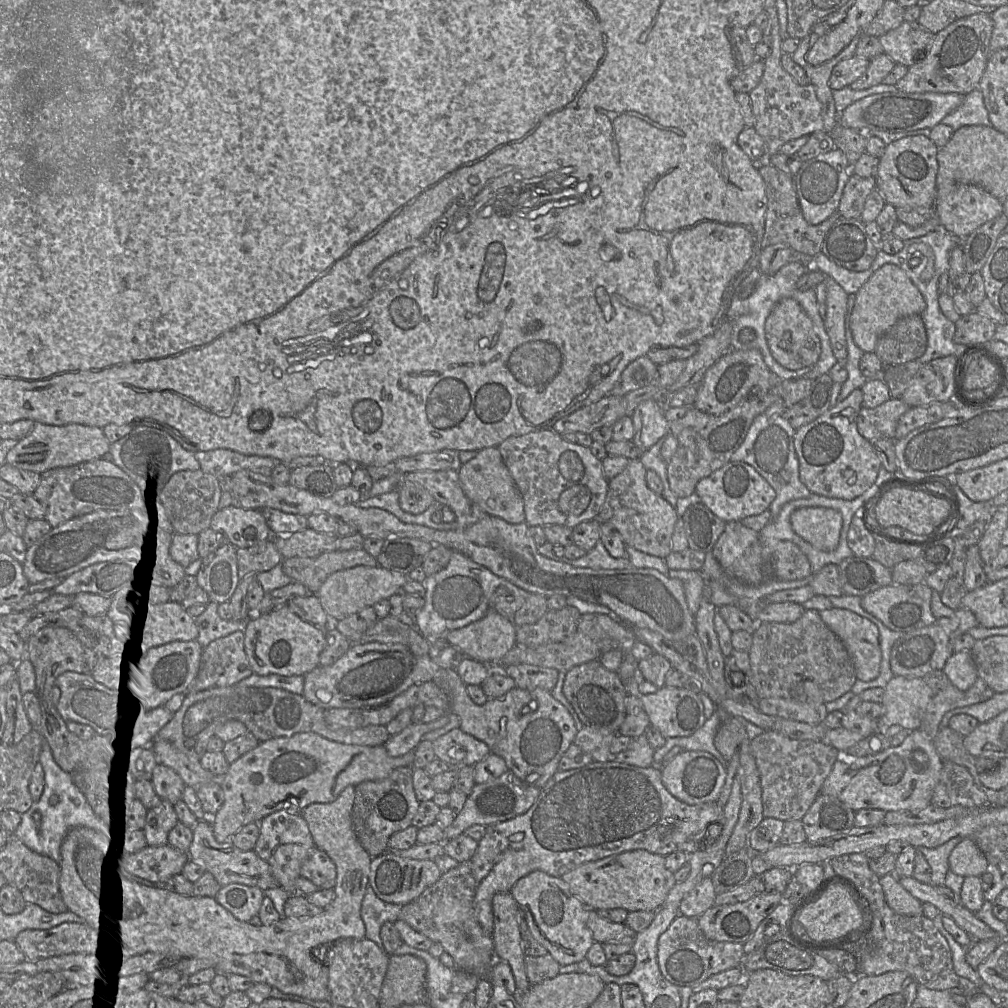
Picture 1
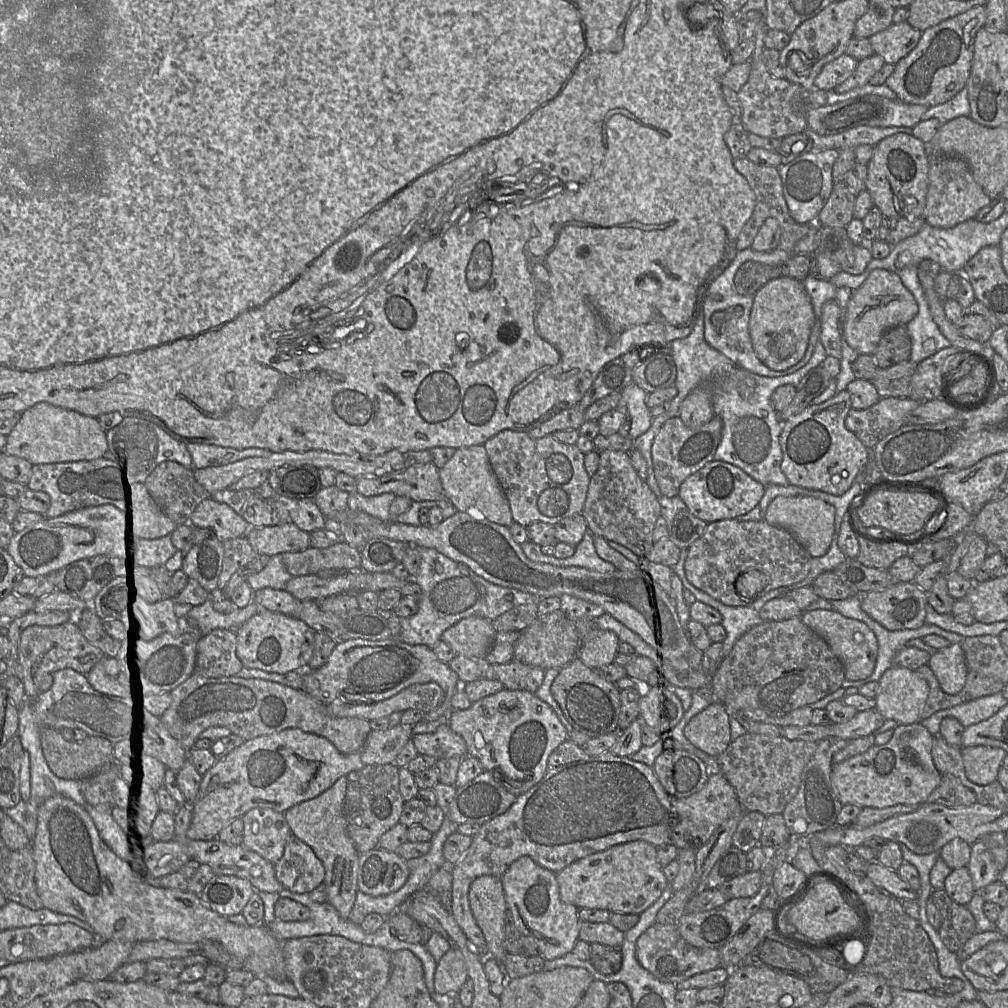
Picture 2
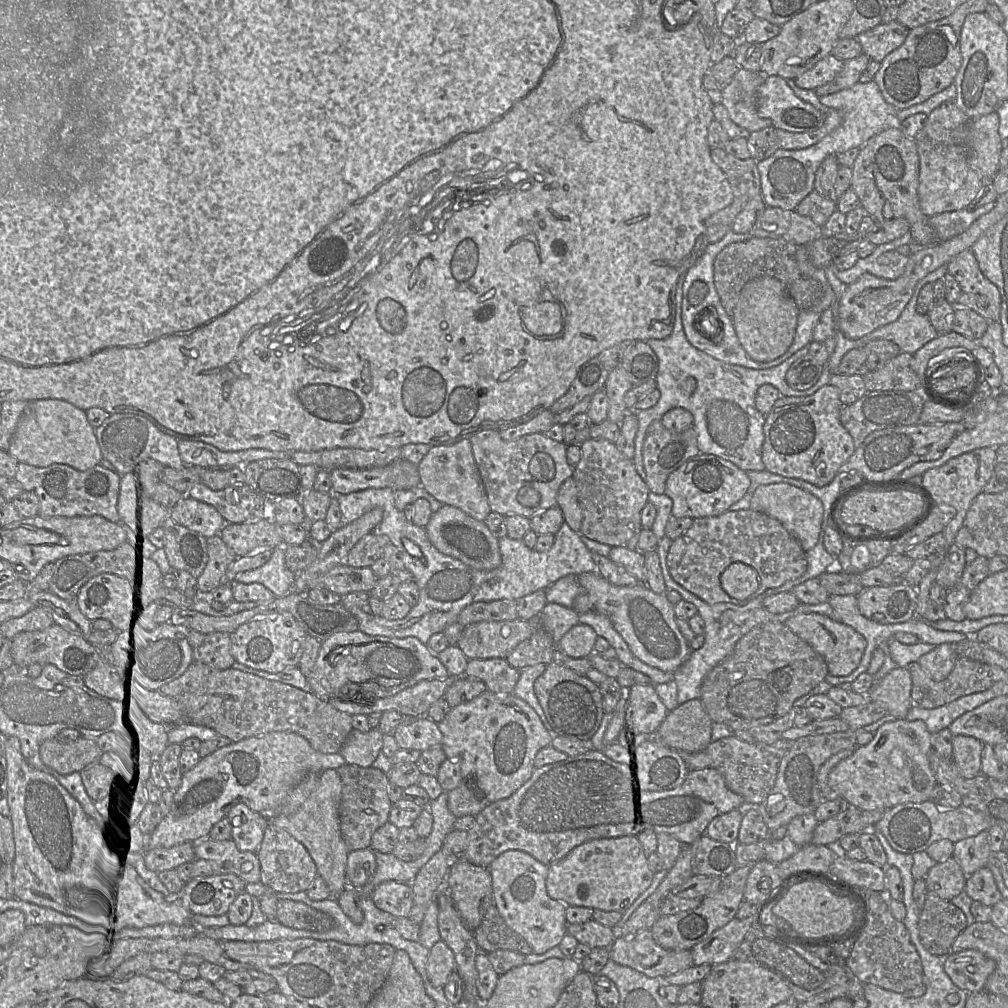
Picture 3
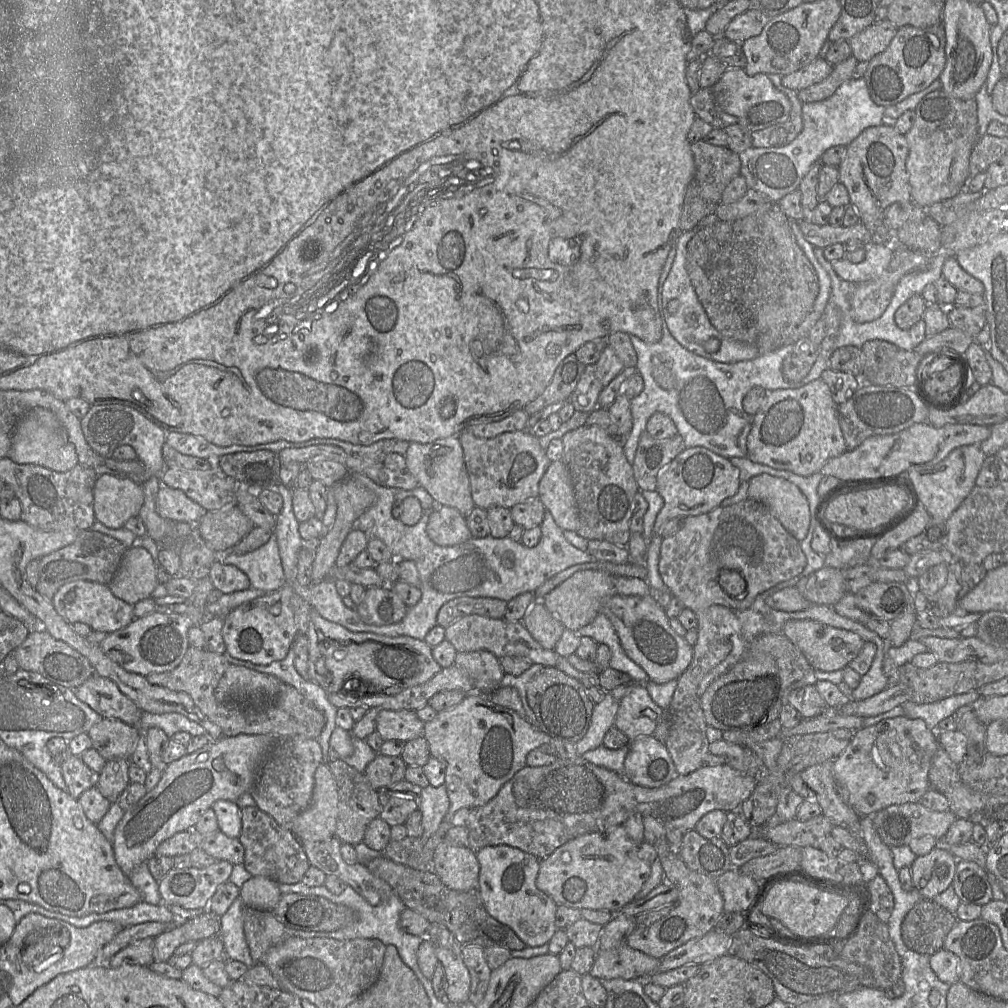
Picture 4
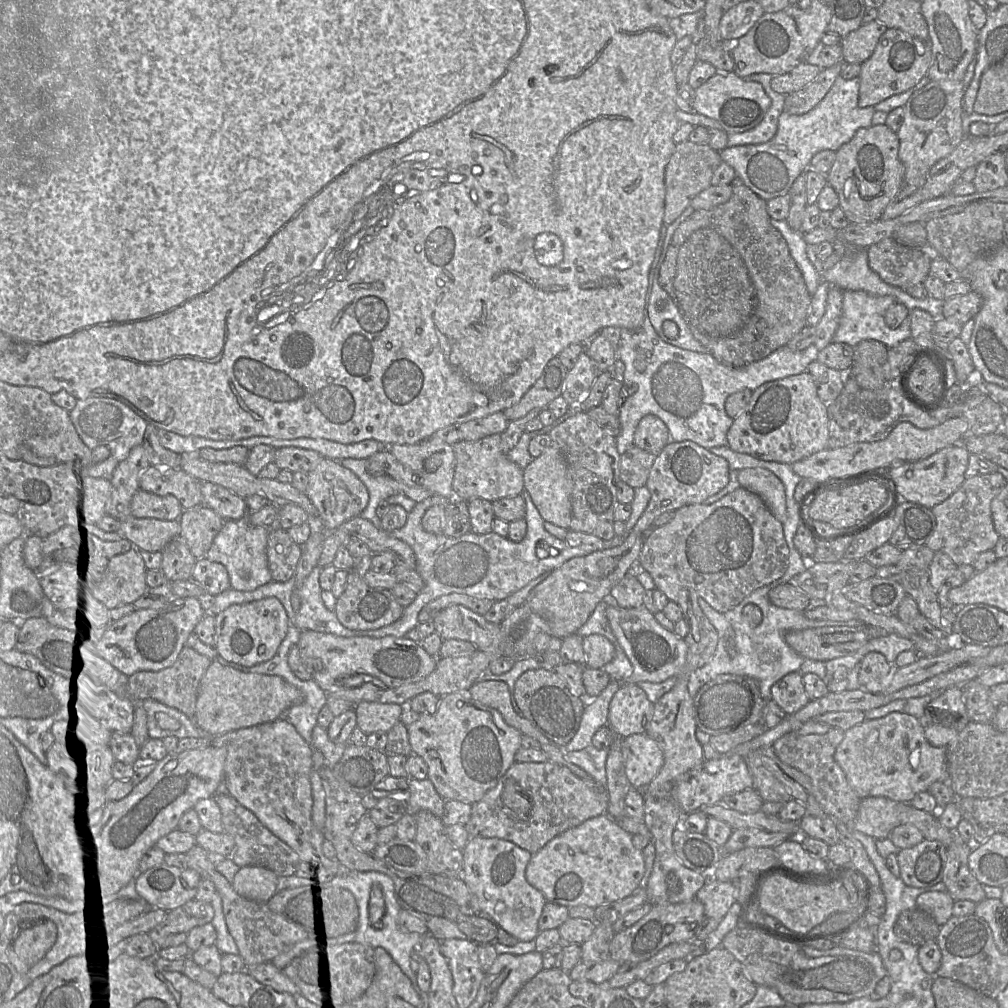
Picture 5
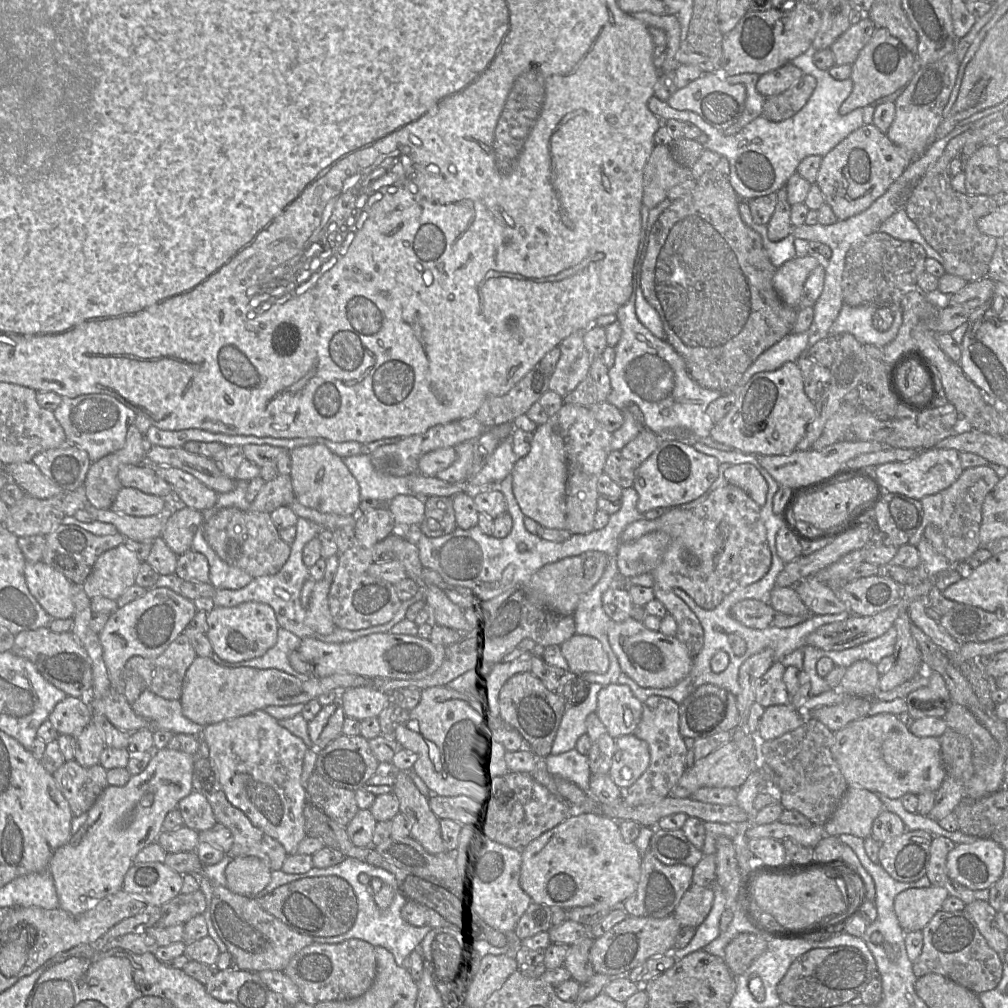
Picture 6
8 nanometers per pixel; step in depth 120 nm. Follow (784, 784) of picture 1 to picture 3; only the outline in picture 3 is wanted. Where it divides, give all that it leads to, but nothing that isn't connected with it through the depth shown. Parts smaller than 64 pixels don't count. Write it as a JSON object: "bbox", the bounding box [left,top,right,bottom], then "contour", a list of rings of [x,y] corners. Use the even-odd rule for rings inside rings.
{"bbox":[705,735,794,806],"contour":[[[732,735],[712,741],[705,751],[711,757],[711,767],[723,774],[729,788],[743,797],[745,806],[758,806],[774,786],[781,760],[794,741],[748,743]]]}

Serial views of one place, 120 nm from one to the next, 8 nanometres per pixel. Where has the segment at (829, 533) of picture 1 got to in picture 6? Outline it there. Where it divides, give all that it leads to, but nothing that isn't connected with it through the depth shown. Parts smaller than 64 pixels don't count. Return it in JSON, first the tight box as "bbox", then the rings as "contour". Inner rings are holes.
{"bbox":[724,463,768,507],"contour":[[[750,463],[734,464],[724,471],[729,484],[744,490],[760,507],[765,505],[768,483],[759,469]]]}

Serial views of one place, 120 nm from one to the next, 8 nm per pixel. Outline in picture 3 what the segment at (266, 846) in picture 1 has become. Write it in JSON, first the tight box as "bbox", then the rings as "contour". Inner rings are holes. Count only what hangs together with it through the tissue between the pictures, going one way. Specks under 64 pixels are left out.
{"bbox":[226,802,270,853],"contour":[[[242,802],[235,803],[226,817],[232,825],[232,839],[237,847],[242,851],[256,853],[270,819]]]}

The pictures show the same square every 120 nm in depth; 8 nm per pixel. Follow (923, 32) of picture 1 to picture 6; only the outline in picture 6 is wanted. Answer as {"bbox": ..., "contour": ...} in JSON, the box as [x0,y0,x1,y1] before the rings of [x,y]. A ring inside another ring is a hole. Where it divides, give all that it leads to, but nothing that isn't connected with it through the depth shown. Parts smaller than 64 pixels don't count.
{"bbox":[829,18,876,65],"contour":[[[869,18],[852,24],[829,48],[834,54],[835,65],[852,65],[875,30],[876,26]]]}

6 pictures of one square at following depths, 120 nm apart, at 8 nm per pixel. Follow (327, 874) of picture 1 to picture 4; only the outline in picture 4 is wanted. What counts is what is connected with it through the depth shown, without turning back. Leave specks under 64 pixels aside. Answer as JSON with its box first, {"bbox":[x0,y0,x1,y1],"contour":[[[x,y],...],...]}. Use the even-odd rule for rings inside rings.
{"bbox":[239,806,310,884],"contour":[[[256,806],[241,809],[241,833],[239,842],[244,848],[244,868],[252,876],[263,876],[278,884],[300,883],[310,868],[300,840],[288,829],[281,827],[270,815]]]}

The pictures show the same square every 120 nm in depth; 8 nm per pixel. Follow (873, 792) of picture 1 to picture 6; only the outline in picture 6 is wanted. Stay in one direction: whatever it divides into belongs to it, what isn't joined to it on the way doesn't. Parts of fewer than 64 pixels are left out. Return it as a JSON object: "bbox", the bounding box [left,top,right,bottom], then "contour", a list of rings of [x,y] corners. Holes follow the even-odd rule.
{"bbox":[831,713,946,799],"contour":[[[891,713],[867,715],[834,732],[831,753],[848,785],[892,799],[907,793],[935,792],[946,777],[940,738],[916,736]]]}

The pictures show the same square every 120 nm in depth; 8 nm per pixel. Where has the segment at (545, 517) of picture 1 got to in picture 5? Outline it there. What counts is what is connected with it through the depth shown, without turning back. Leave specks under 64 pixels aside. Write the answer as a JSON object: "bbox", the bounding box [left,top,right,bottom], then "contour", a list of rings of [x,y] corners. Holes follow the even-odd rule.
{"bbox":[452,434,524,502],"contour":[[[494,434],[477,441],[458,442],[453,446],[456,465],[452,487],[455,497],[466,502],[481,498],[490,502],[513,498],[524,493],[523,469],[507,458],[501,449],[501,436]]]}

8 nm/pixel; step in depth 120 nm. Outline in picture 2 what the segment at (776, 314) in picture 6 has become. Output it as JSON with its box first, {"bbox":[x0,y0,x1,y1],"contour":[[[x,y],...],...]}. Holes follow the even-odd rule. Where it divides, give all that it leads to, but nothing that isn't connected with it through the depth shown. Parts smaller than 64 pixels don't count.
{"bbox":[734,261,787,296],"contour":[[[746,261],[735,273],[734,285],[737,293],[745,296],[756,293],[768,281],[787,275],[785,266]]]}

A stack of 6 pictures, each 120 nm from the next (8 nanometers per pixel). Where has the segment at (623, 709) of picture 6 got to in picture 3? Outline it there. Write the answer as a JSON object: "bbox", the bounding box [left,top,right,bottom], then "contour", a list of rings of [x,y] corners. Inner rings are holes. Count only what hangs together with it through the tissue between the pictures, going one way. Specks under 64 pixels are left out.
{"bbox":[625,684,669,736],"contour":[[[656,684],[636,685],[629,691],[625,723],[638,736],[657,734],[669,712],[654,685]]]}

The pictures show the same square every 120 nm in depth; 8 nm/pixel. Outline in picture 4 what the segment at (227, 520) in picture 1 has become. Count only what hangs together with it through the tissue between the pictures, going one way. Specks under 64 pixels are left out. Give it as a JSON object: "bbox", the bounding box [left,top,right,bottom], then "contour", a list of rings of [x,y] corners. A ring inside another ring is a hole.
{"bbox":[155,486,207,525],"contour":[[[161,486],[157,493],[155,507],[158,514],[175,522],[195,525],[207,511],[191,500],[179,489]]]}

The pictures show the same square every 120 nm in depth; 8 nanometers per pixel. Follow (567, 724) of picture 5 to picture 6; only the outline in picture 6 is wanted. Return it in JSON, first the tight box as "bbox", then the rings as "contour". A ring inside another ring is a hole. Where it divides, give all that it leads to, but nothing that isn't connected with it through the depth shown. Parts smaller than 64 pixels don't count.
{"bbox":[499,671,567,757],"contour":[[[531,671],[512,675],[499,692],[500,720],[509,723],[523,736],[529,749],[540,757],[551,753],[567,704],[550,691]]]}

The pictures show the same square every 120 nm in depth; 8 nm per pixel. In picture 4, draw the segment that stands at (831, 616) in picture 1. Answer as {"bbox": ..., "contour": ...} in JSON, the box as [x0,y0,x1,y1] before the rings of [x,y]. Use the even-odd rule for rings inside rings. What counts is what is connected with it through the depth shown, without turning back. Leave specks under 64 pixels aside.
{"bbox":[781,619,865,672],"contour":[[[810,619],[789,620],[784,624],[781,633],[803,653],[814,670],[818,669],[826,672],[846,668],[858,655],[865,642],[854,632]]]}

